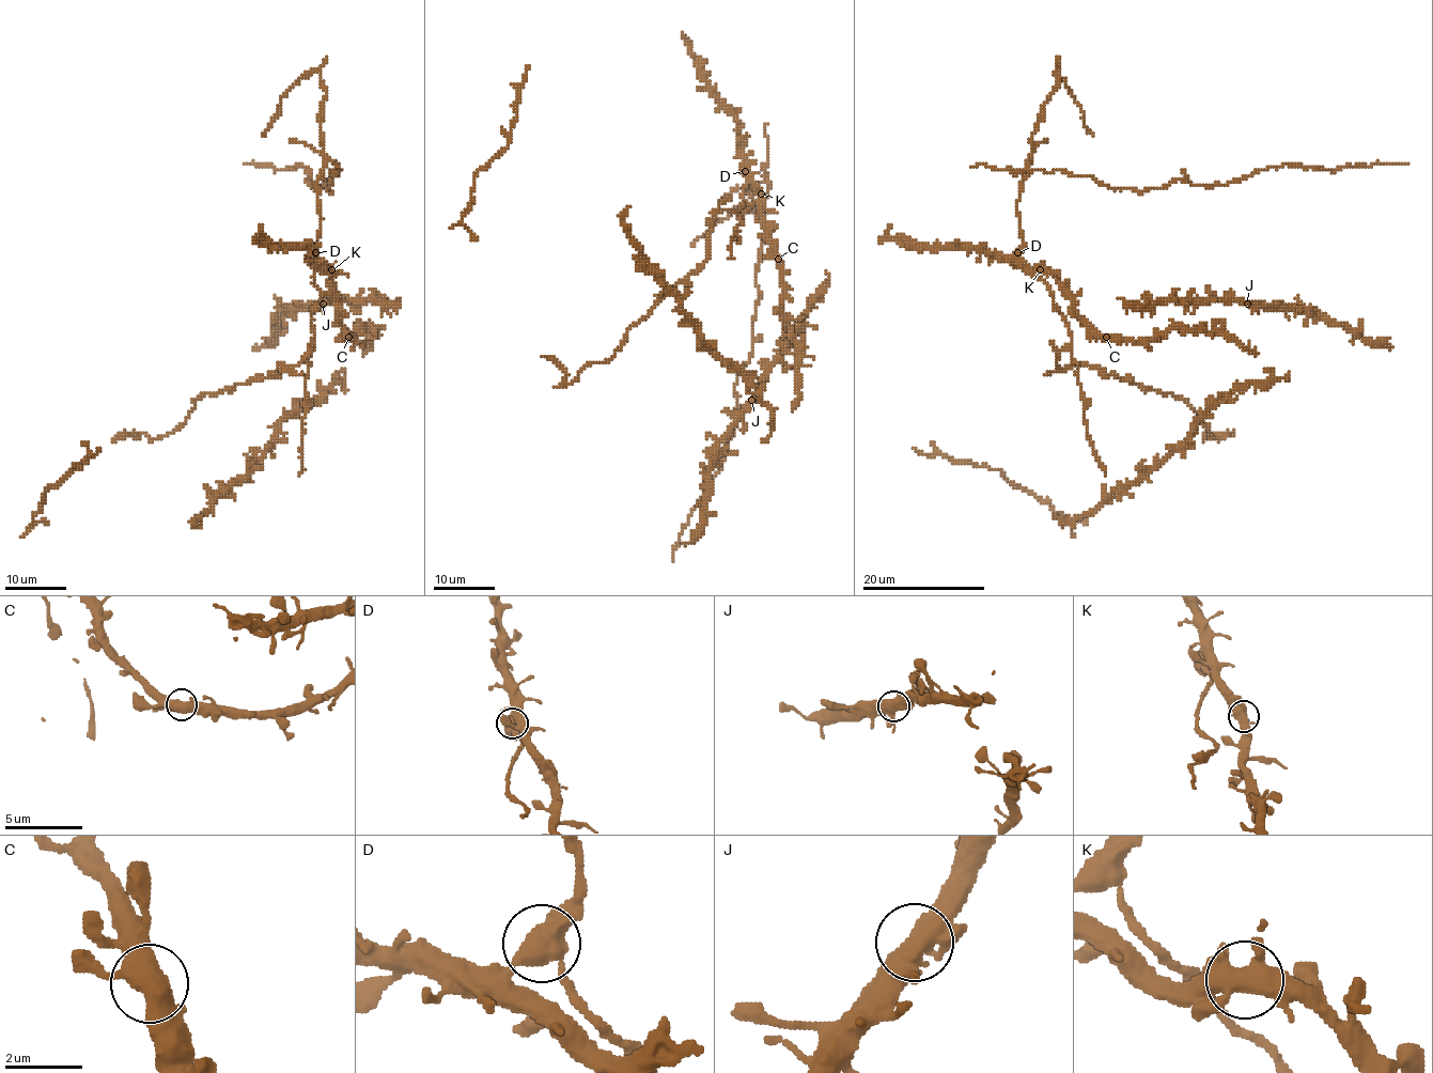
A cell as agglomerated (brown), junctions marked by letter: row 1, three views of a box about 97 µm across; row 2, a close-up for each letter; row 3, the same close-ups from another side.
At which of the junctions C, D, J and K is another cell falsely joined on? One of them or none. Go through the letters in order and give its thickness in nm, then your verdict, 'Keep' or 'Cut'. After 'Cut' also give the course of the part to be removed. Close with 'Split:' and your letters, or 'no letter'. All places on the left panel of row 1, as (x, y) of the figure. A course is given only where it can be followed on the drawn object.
C: Thickness 480 nm. Keep
D: Thickness 500 nm. Cut. Course of the part to remove: (315, 253), (318, 179), (324, 162), (338, 168), (330, 190), (323, 180), (310, 186), (298, 165), (243, 162)
J: Thickness 480 nm. Keep
K: Thickness 480 nm. Keep
Split: D

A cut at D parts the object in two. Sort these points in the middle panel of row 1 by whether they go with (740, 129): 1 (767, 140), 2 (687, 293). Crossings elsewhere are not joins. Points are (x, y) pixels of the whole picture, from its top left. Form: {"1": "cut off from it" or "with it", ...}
{"1": "cut off from it", "2": "with it"}

